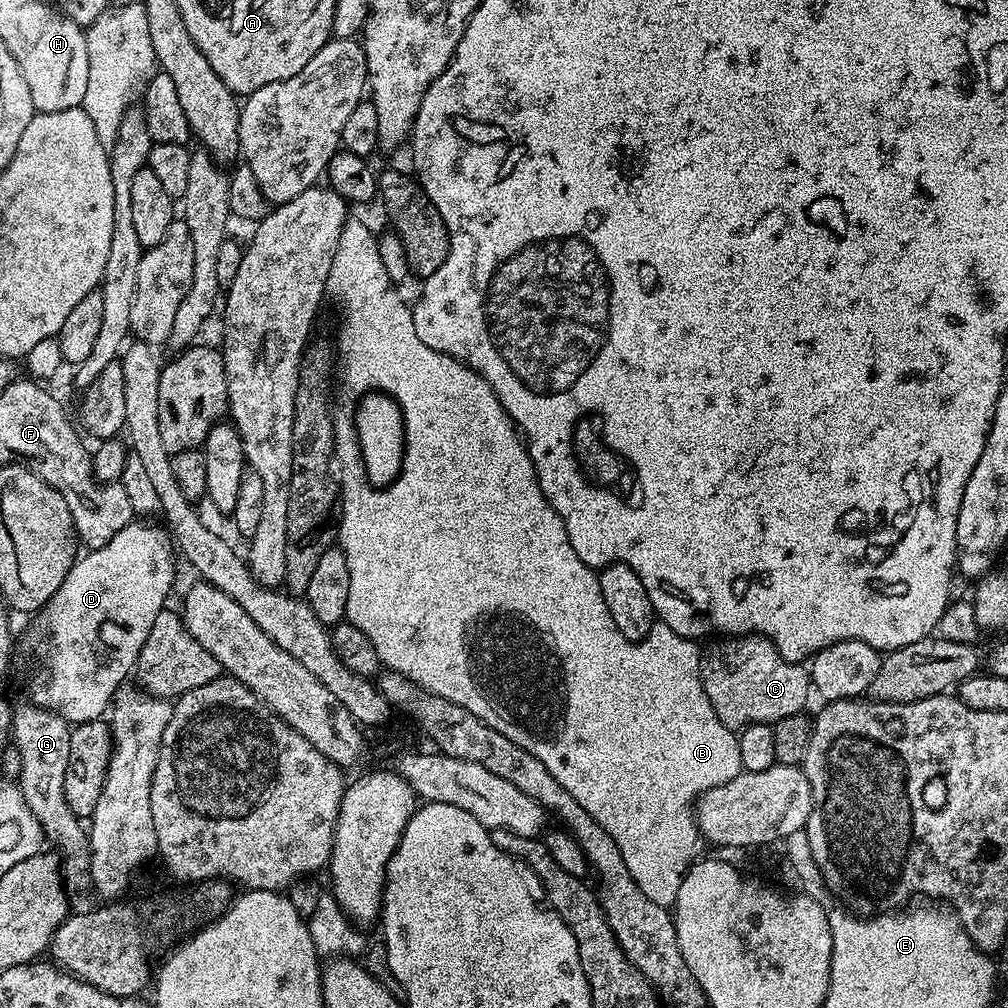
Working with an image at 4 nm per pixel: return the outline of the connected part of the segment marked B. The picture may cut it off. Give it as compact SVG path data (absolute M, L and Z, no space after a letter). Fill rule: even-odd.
M350 218L344 223L342 238L338 242L338 250L334 254L334 262L330 266L326 296L329 301L333 300L344 311L344 325L340 328L338 360L339 363L340 360L344 363L344 372L348 375L348 392L340 392L337 396L335 393L334 396L334 460L338 465L340 499L344 501L338 508L338 520L339 523L342 522L344 524L348 524L352 520L353 530L360 535L361 542L368 547L368 552L372 555L372 560L368 560L364 564L365 570L372 575L372 585L365 592L360 592L360 590L353 591L350 597L350 622L354 626L358 626L358 630L362 630L362 634L366 634L366 638L370 638L370 642L377 654L380 655L381 661L385 665L389 664L393 668L391 670L393 673L405 676L408 680L412 680L419 685L420 688L425 688L428 692L434 692L450 702L470 710L470 714L474 714L479 720L486 722L494 730L498 730L498 734L506 734L506 738L510 738L510 742L514 742L518 746L522 746L530 754L534 754L534 758L538 758L538 762L542 762L542 766L546 766L546 770L550 770L550 774L554 774L554 778L558 778L558 786L562 786L562 790L566 790L566 794L570 794L570 798L574 798L574 802L578 802L578 806L582 806L582 810L586 810L586 814L590 814L590 818L594 818L594 822L598 822L598 826L602 826L606 830L606 834L610 834L610 838L614 838L616 845L622 848L622 859L626 862L626 870L630 870L630 878L634 878L634 882L638 882L638 890L642 890L642 894L646 894L646 898L650 898L650 902L654 902L663 908L671 909L678 898L678 890L682 886L684 875L688 873L689 868L696 863L701 855L700 844L702 845L702 835L694 815L694 805L698 797L703 792L710 791L711 788L717 788L726 782L730 782L742 771L742 754L738 754L737 733L725 726L718 718L718 714L714 714L714 706L710 706L710 698L706 698L706 690L702 686L702 678L700 677L700 657L702 652L699 647L696 649L697 641L686 636L679 636L674 630L670 630L670 626L666 626L662 622L653 623L650 634L644 640L628 640L622 634L622 630L618 630L618 626L614 626L614 618L610 618L610 610L602 598L602 586L600 585L599 575L593 569L588 568L586 562L582 562L582 558L578 558L578 554L574 554L574 546L570 546L570 538L566 534L564 517L556 513L554 506L550 506L550 502L536 477L534 462L530 458L525 441L522 439L516 425L512 423L512 419L506 414L502 402L498 402L492 387L475 370L462 363L462 361L455 360L452 356L442 354L438 350L430 350L430 346L426 346L426 342L422 342L422 338L418 338L418 334L414 334L411 307L400 300L393 284L388 280L386 266L382 264L379 258L377 237L375 235L372 236L371 230L362 221L356 220L356 218Z

